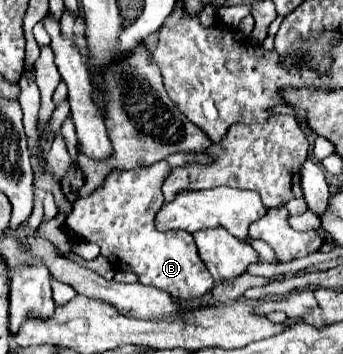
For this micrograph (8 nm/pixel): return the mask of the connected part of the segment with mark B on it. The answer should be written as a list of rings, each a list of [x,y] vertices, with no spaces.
[[[159,161],[151,167],[139,167],[135,171],[113,171],[105,179],[103,187],[99,187],[99,191],[93,191],[87,197],[79,197],[73,203],[73,211],[65,219],[65,227],[75,239],[97,243],[101,247],[101,255],[107,257],[113,267],[117,267],[119,271],[135,273],[139,277],[139,283],[165,289],[171,297],[189,301],[189,299],[197,299],[197,297],[205,295],[207,291],[211,291],[213,277],[207,271],[205,263],[201,261],[191,233],[157,231],[153,225],[155,213],[161,207],[161,185],[169,171],[171,171],[171,165],[165,161]]]

